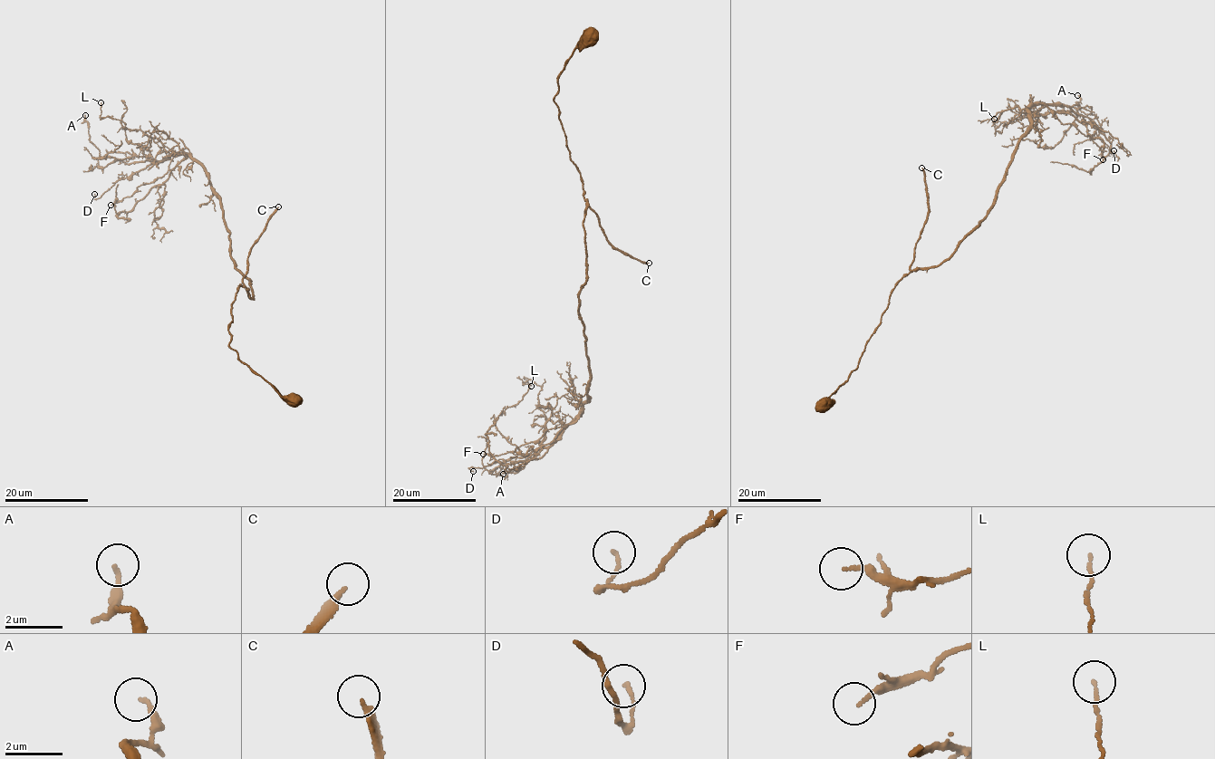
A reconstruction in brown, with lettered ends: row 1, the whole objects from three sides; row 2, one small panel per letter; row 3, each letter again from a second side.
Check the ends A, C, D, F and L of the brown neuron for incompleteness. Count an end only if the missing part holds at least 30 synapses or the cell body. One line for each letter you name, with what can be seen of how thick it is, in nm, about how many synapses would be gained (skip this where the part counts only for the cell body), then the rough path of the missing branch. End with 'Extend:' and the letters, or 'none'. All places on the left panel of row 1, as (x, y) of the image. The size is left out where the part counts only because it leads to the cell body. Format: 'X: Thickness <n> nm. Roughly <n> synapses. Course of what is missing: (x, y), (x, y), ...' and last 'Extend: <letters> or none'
C: Thickness 240 nm. Roughly 250 synapses. Course of what is missing: (278, 206), (316, 132), (323, 130), (327, 124), (324, 127), (307, 117), (292, 101), (290, 87), (307, 87)
Extend: C

